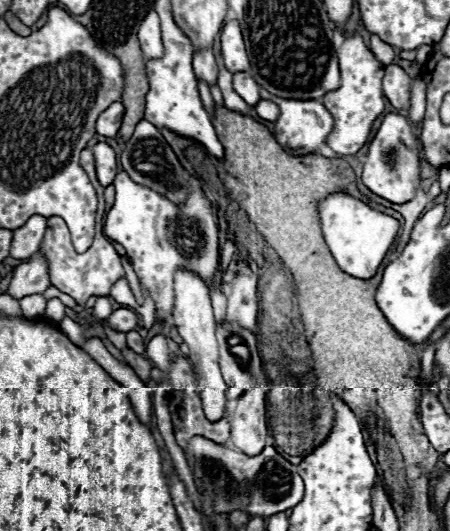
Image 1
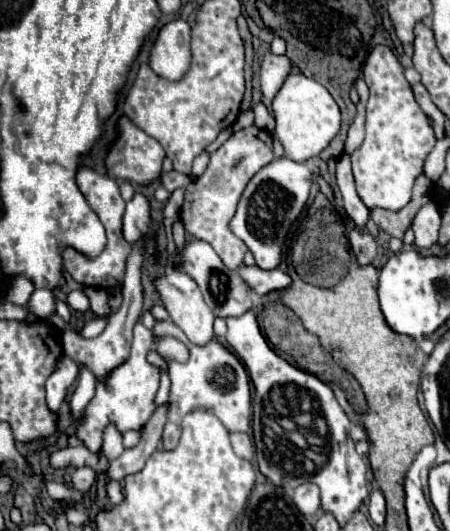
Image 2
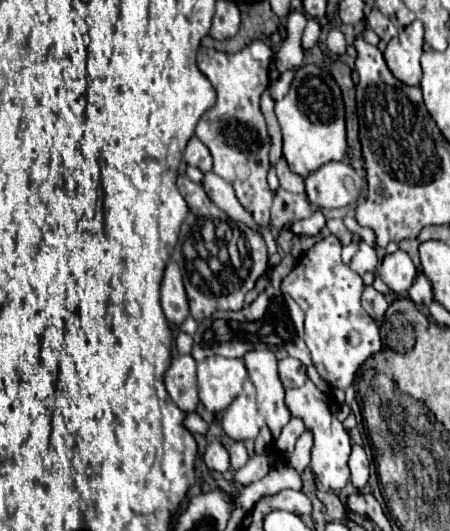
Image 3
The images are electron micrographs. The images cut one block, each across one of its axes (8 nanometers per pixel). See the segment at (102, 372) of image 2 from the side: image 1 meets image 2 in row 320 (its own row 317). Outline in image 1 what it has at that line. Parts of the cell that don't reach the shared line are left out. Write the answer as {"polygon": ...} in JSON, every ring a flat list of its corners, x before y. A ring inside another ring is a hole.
{"polygon":[[118,308,108,316,108,324,116,332,130,332,138,326,138,314,130,308]]}

